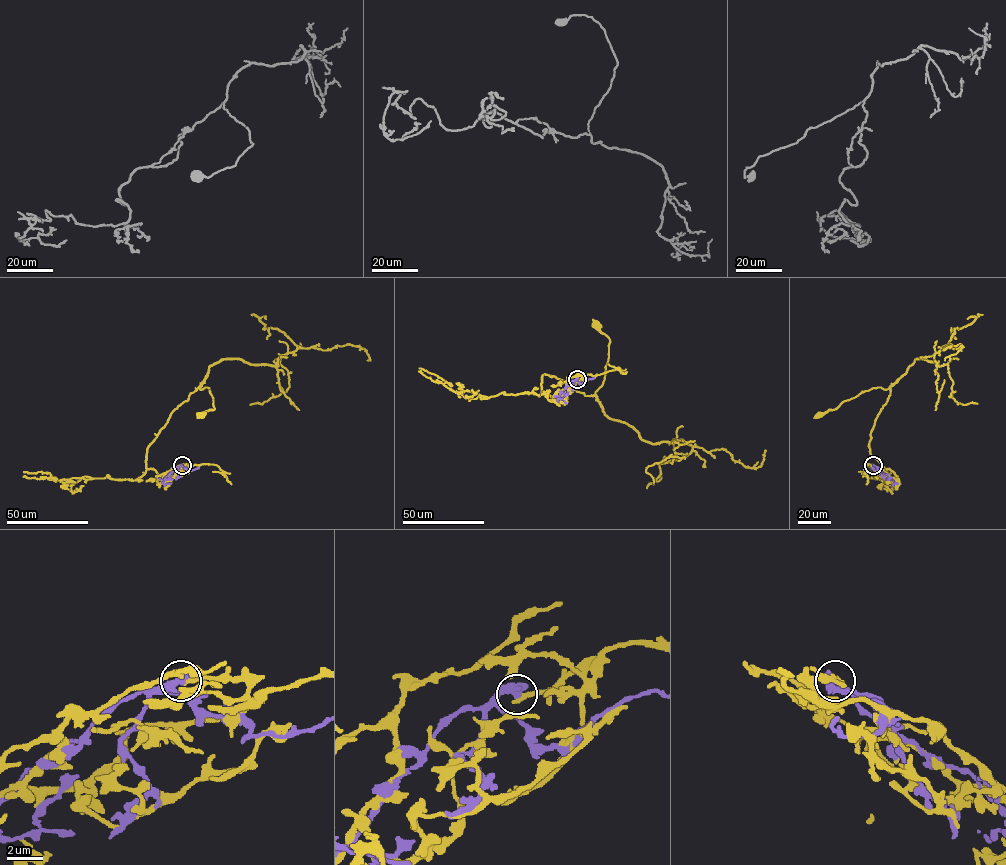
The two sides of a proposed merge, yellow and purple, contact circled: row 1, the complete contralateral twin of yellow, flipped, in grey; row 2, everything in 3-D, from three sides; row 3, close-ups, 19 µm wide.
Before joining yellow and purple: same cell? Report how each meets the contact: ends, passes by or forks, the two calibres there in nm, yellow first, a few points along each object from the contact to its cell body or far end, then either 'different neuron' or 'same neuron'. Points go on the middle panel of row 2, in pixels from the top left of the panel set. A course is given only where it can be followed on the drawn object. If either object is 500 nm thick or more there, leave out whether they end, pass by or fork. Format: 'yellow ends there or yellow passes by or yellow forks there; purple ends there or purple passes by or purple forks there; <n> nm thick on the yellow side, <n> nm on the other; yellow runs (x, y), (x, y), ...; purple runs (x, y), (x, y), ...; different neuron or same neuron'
280 nm thick on the yellow side, 550 nm on the other; yellow runs (577, 379), (583, 383), (556, 401), (541, 388), (547, 374), (593, 395), (604, 379), (610, 342), (596, 324); purple runs (577, 379), (557, 399), (566, 403); different neuron

